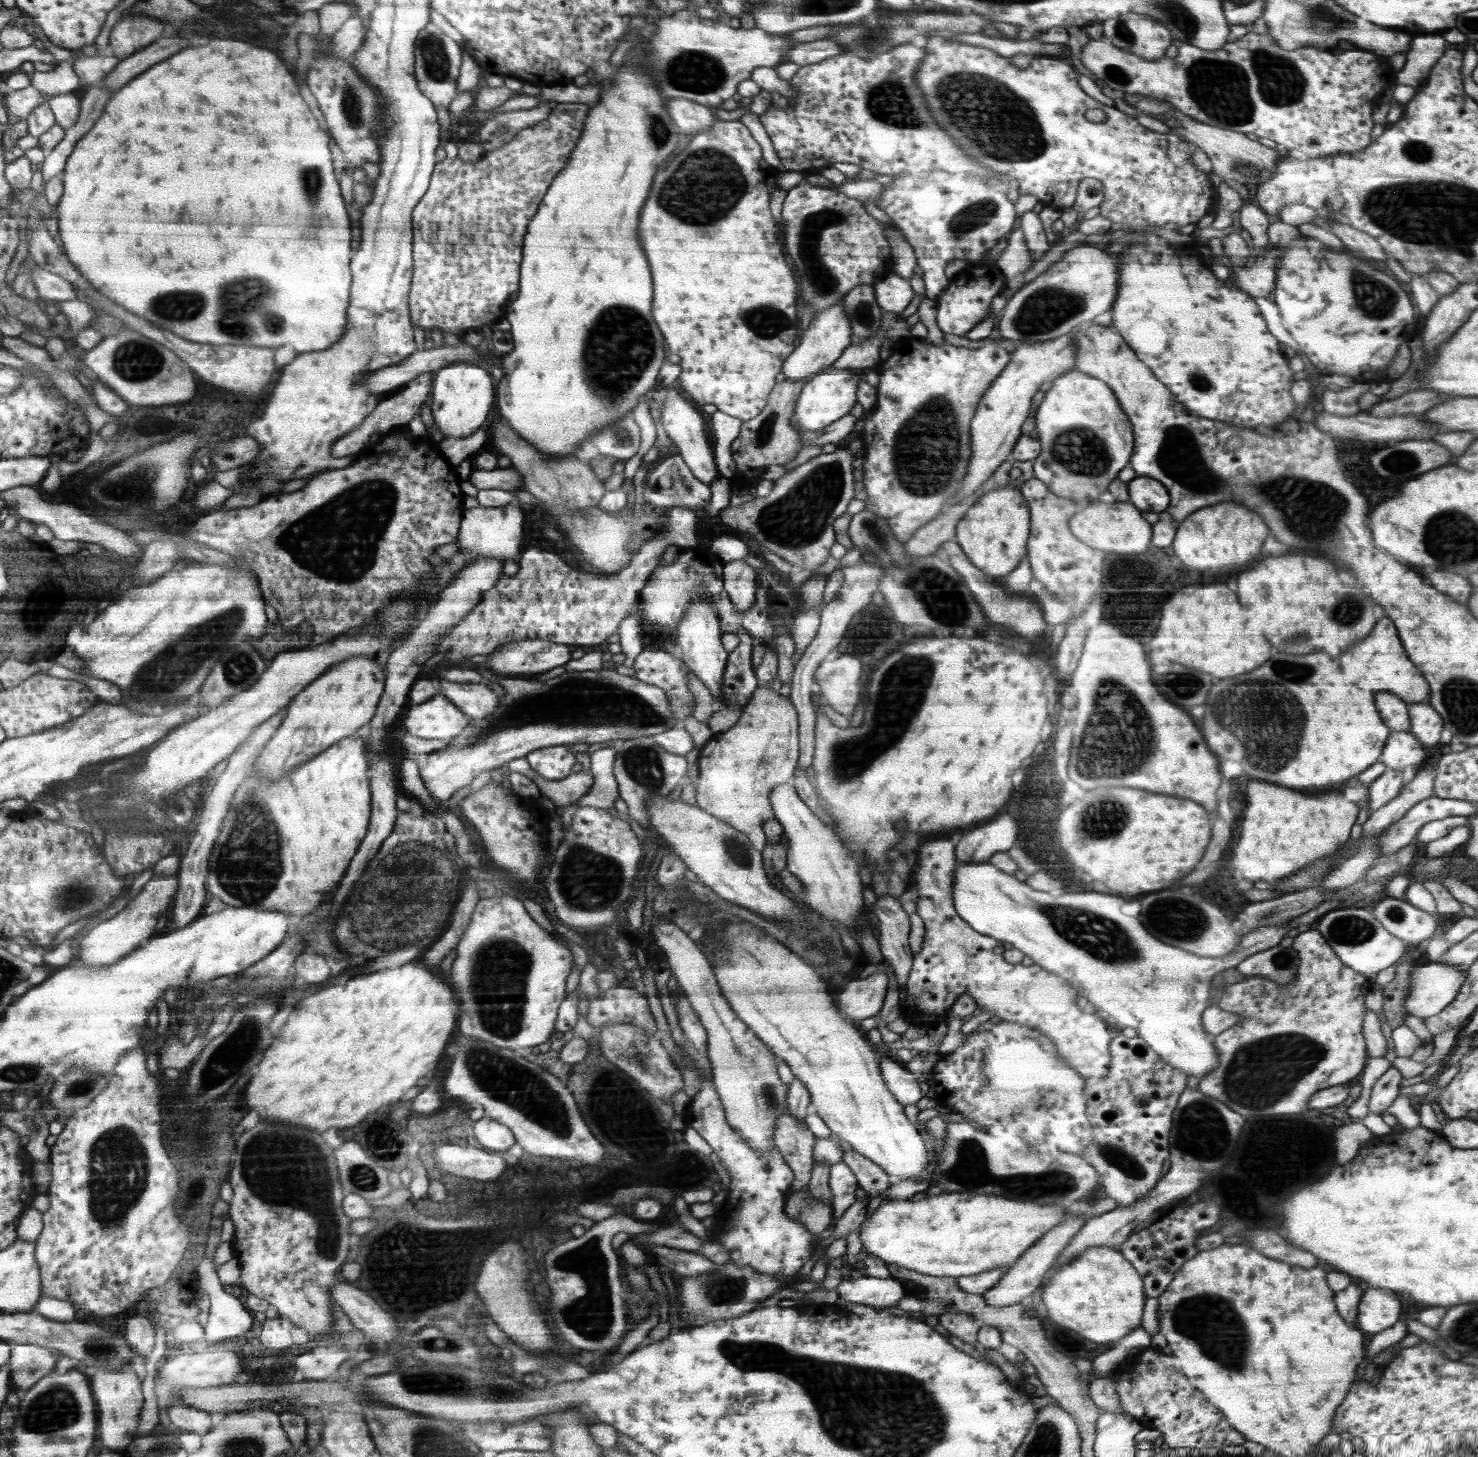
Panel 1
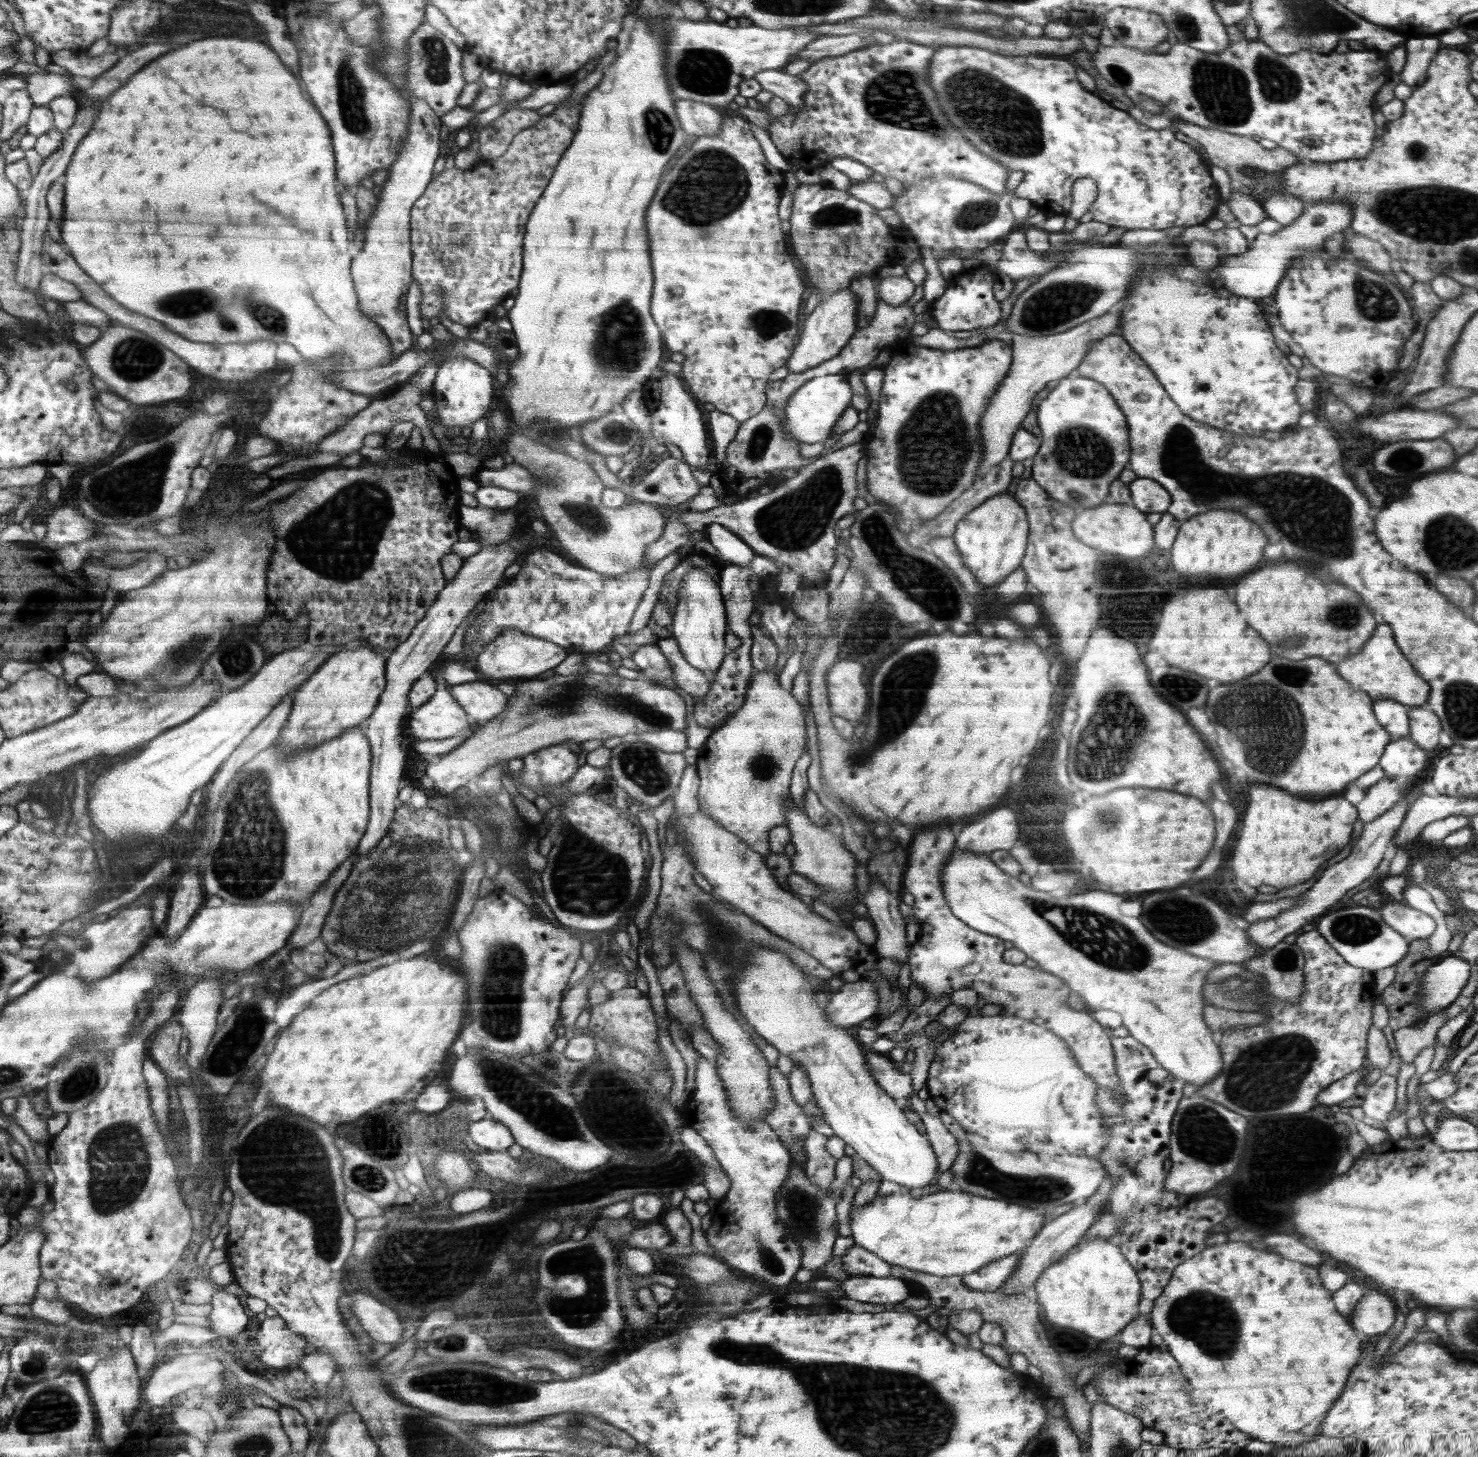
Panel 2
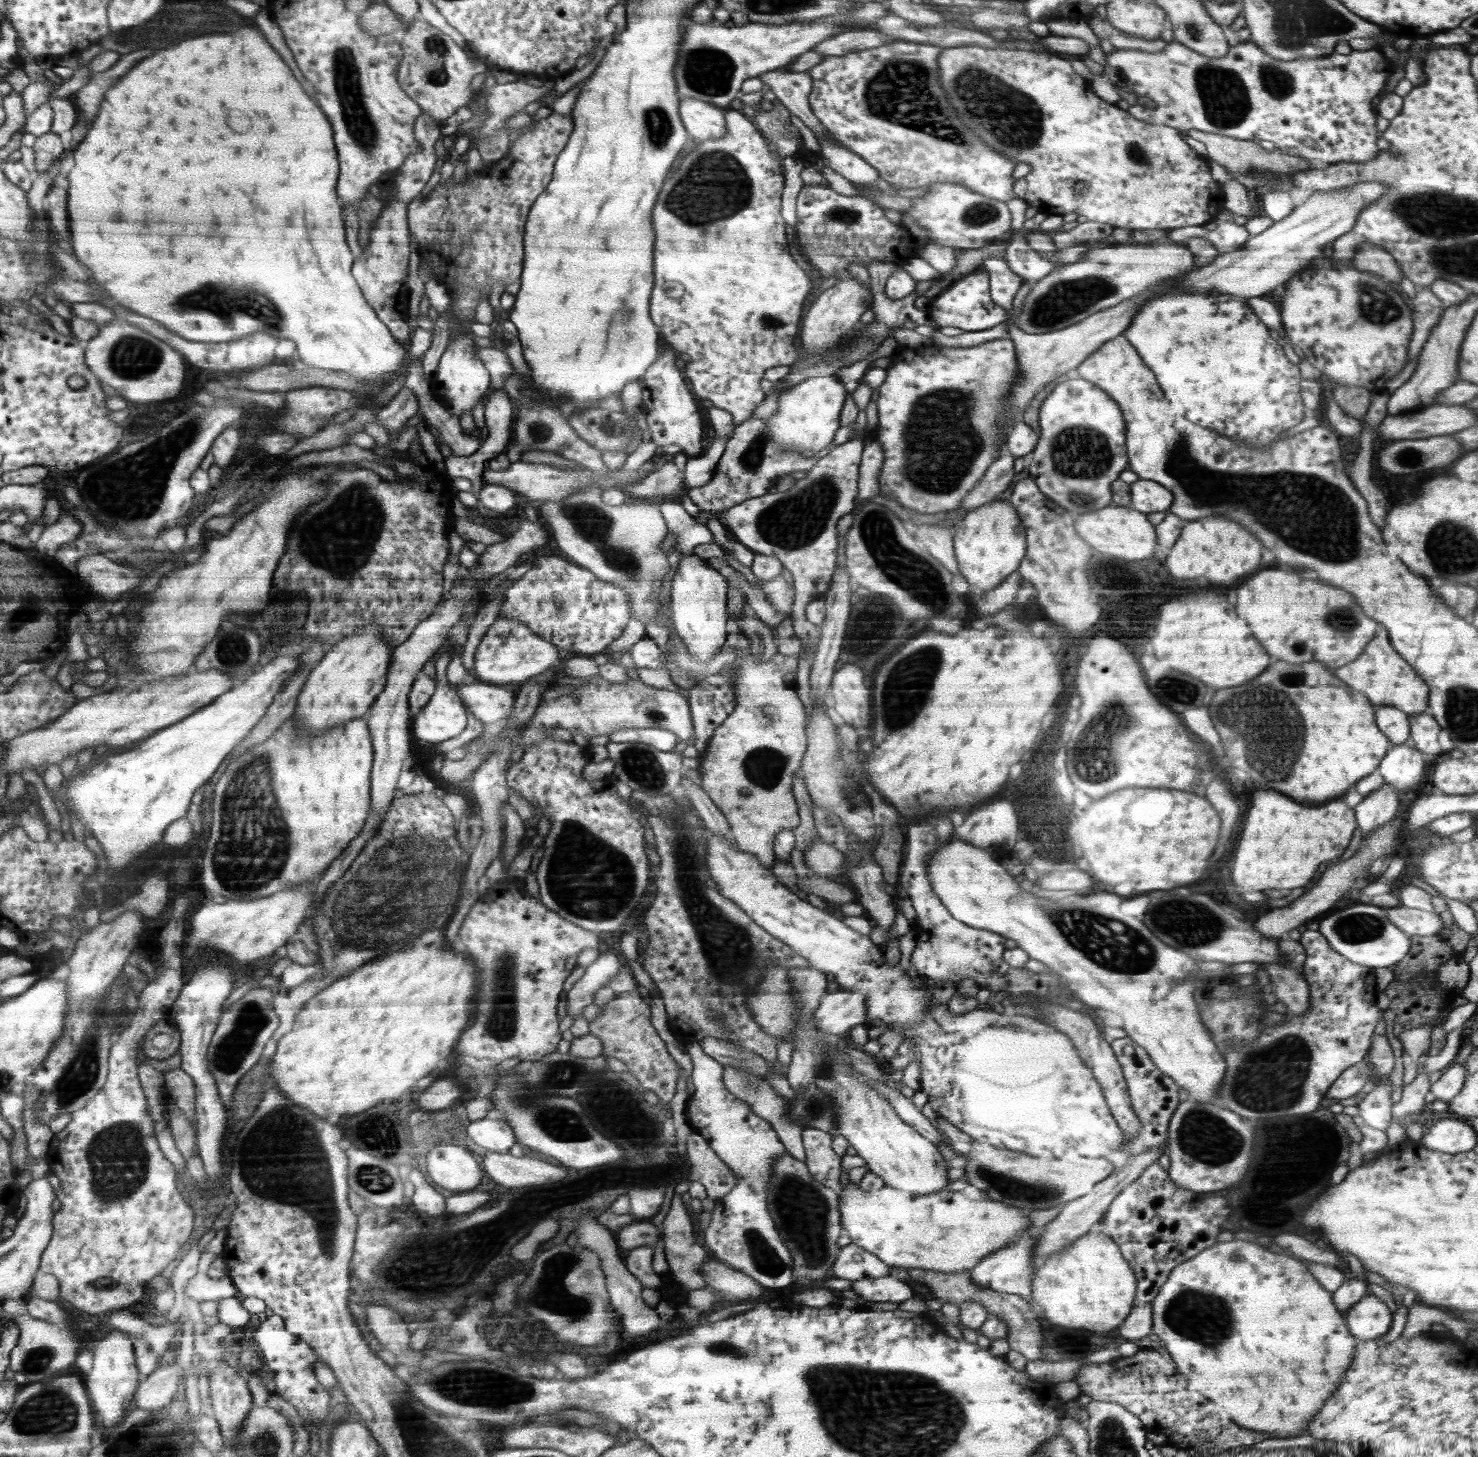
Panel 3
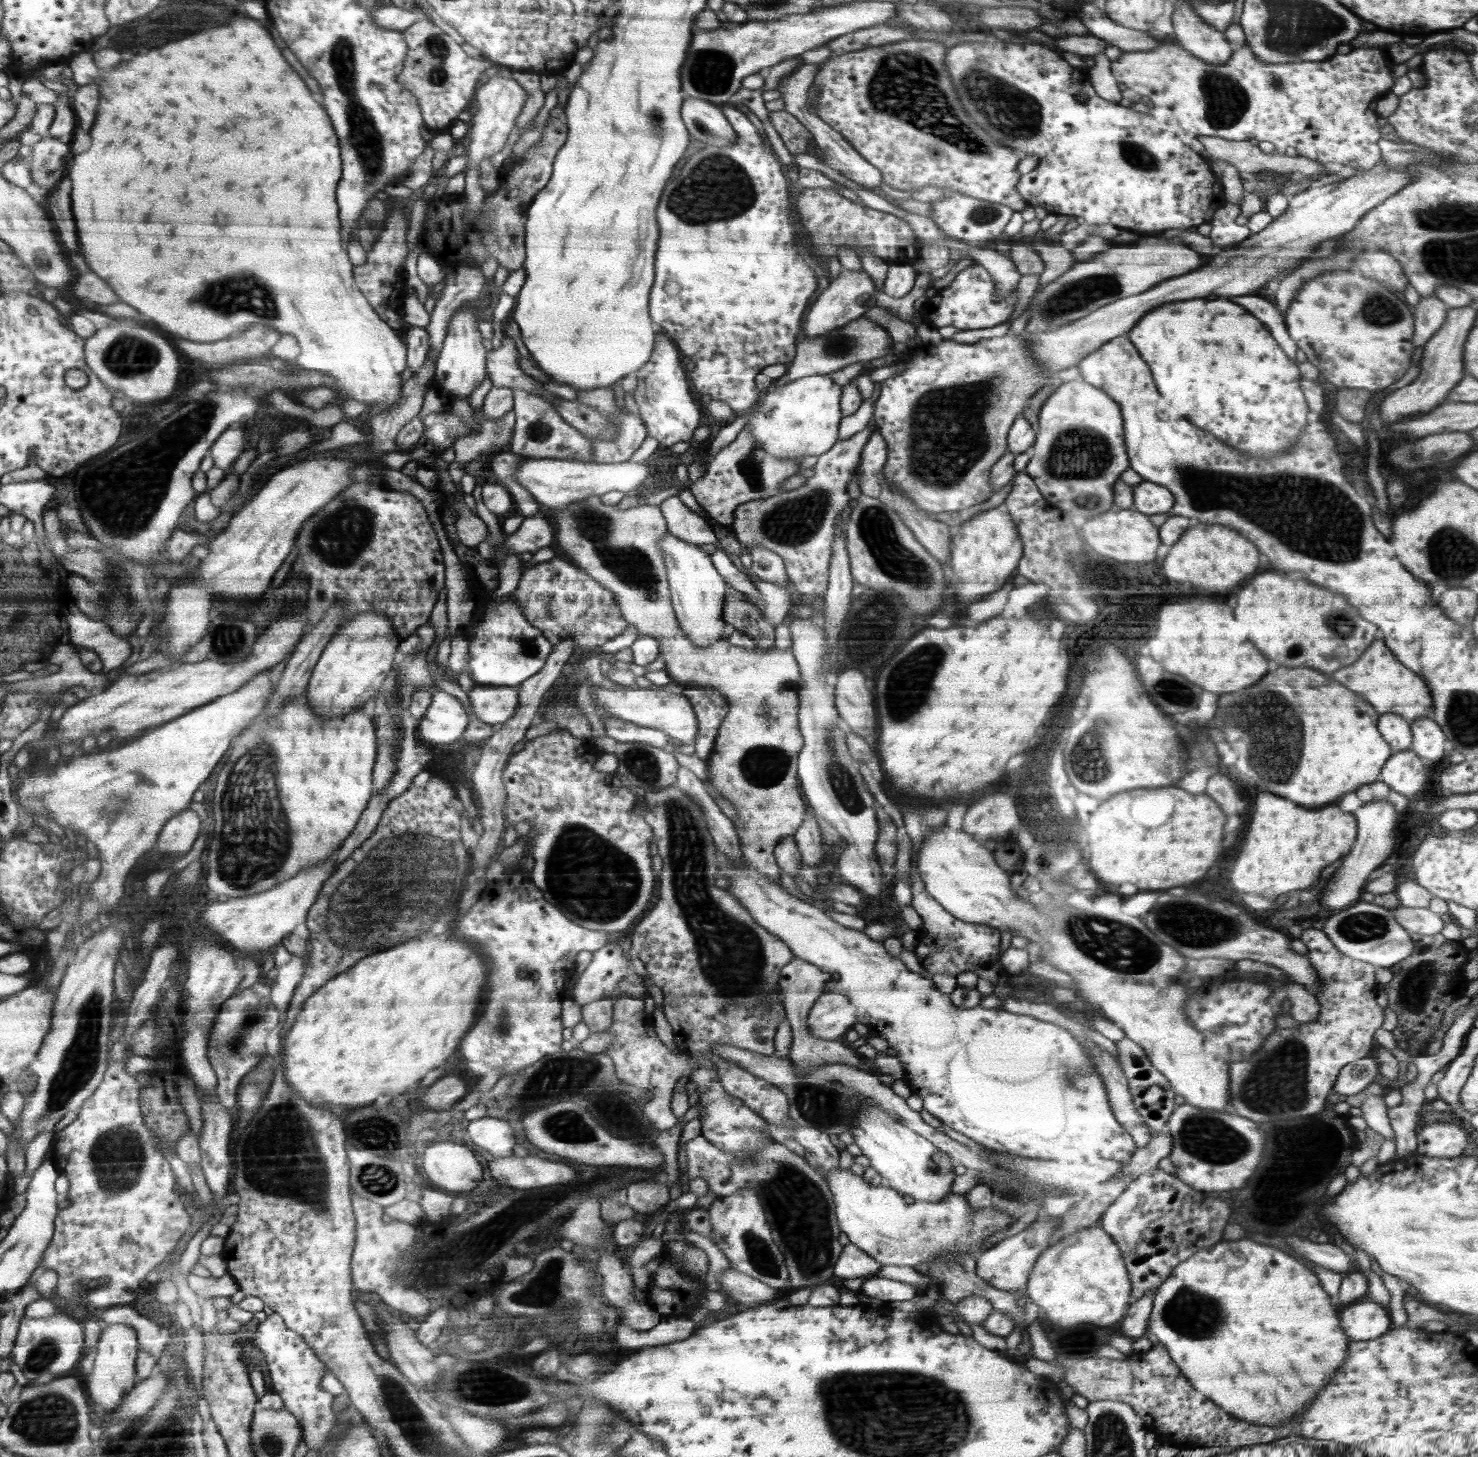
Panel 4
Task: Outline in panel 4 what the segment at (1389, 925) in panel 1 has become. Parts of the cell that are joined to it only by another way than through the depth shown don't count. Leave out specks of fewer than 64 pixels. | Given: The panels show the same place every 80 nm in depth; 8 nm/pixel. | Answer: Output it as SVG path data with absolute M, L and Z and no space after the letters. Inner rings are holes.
M1396 907L1392 909L1392 916L1396 922L1413 936L1433 935L1440 933L1448 920L1426 908Z

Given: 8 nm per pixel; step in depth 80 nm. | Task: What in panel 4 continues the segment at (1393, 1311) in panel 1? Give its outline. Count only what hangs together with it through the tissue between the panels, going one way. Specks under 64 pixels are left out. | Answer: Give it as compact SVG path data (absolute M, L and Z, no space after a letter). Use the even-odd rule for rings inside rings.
M1370 1298L1350 1304L1340 1314L1339 1321L1344 1334L1352 1341L1372 1340L1392 1328L1389 1313Z

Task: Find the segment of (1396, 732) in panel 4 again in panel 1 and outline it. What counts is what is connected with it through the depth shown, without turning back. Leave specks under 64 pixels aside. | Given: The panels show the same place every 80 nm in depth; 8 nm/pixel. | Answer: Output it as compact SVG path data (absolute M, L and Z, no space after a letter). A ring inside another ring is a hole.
M1390 692L1376 694L1376 708L1380 720L1393 732L1409 732L1410 716L1408 705Z

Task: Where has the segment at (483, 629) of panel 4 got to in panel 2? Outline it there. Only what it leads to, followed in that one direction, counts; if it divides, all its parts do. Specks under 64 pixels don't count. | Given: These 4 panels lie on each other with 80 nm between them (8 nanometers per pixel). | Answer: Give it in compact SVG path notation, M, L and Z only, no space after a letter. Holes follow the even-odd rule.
M509 628L503 630L493 642L480 649L477 657L477 669L481 679L491 681L498 680L532 680L551 674L568 655L568 650L556 644L555 641L540 639L538 636L530 636L521 630Z

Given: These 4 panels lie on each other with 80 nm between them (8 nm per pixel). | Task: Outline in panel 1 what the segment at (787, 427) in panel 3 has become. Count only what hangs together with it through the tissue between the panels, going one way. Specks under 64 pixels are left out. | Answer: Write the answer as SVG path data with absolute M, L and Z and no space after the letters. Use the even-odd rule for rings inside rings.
M828 369L811 377L802 387L795 406L794 420L800 432L826 430L831 423L836 423L844 415L848 415L856 404L858 382L860 382L860 376L852 374L850 369Z

